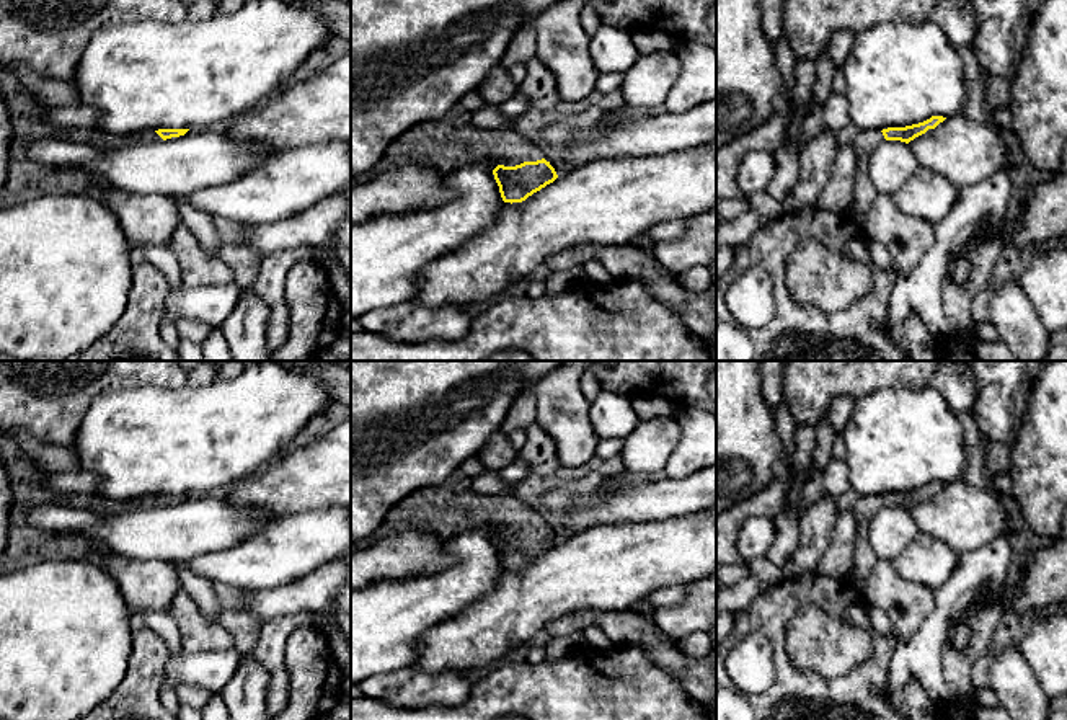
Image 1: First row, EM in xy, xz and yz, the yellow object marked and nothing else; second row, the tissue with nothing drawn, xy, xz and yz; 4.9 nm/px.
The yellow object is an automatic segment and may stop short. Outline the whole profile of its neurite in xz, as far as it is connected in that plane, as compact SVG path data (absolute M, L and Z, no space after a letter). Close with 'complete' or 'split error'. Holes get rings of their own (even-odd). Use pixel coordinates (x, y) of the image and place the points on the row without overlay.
M455 470L444 483L423 487L398 501L372 534L351 542L351 553L396 532L418 529L450 537L485 526L498 529L493 540L503 567L511 570L558 544L543 516L529 503L511 495L480 495L472 478Z; split error

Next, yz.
M932 482L930 485L905 491L905 493L888 493L883 496L858 496L853 514L857 518L857 544L853 549L853 580L852 583L863 591L863 586L873 571L878 558L873 549L868 545L868 522L876 516L876 513L884 506L901 506L909 509L915 503L925 500L928 495L935 495L946 483Z; split error

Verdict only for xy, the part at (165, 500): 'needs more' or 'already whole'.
needs more

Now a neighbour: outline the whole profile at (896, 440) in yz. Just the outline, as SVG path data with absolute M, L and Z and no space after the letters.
M930 385L881 387L860 397L842 434L850 488L858 496L905 493L932 482L953 483L963 480L967 470L963 424Z

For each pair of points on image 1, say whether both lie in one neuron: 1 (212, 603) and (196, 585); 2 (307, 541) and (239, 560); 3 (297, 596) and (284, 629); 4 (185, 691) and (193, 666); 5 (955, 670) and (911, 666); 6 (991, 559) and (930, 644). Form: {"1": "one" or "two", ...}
{"1": "one", "2": "one", "3": "two", "4": "two", "5": "two", "6": "one"}

